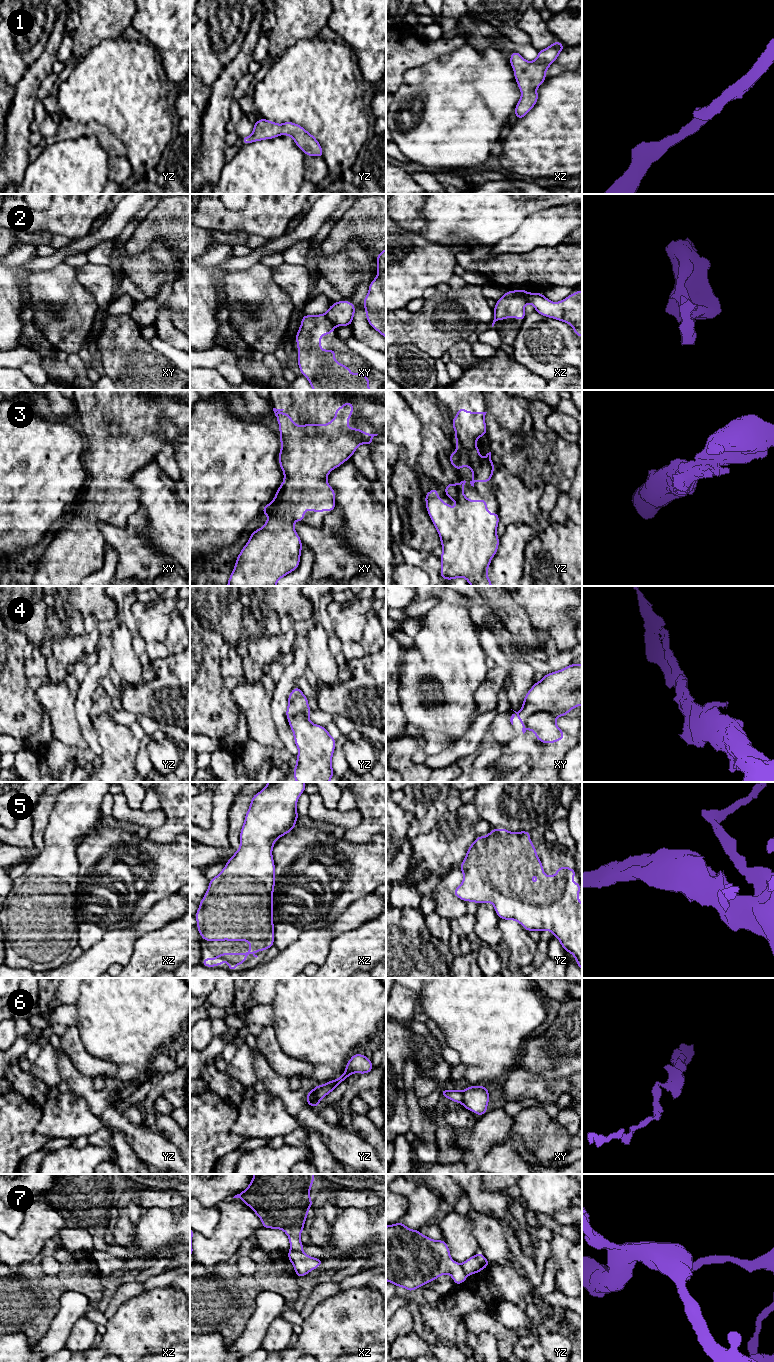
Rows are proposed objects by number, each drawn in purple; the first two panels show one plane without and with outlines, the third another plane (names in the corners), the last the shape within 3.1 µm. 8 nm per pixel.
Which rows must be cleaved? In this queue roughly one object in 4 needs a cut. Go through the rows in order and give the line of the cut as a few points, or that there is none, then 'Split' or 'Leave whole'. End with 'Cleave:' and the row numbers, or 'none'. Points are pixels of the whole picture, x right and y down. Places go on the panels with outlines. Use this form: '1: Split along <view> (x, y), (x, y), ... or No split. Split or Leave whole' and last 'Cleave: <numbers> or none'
1: No split. Leave whole
2: Split along xy (325, 314), (335, 325). Split
3: No split. Leave whole
4: Split along xy (555, 718), (547, 712), (536, 711), (527, 719), (525, 725). Split
5: No split. Leave whole
6: Split along xy (461, 1091), (462, 1103). Split
7: Split along xz (290, 1249), (301, 1251). Split
Cleave: 2, 4, 6, 7

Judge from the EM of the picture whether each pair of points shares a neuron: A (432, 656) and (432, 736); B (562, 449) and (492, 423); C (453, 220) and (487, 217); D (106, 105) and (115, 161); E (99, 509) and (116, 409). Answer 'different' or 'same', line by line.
A: different
B: same
C: same
D: different
E: same

